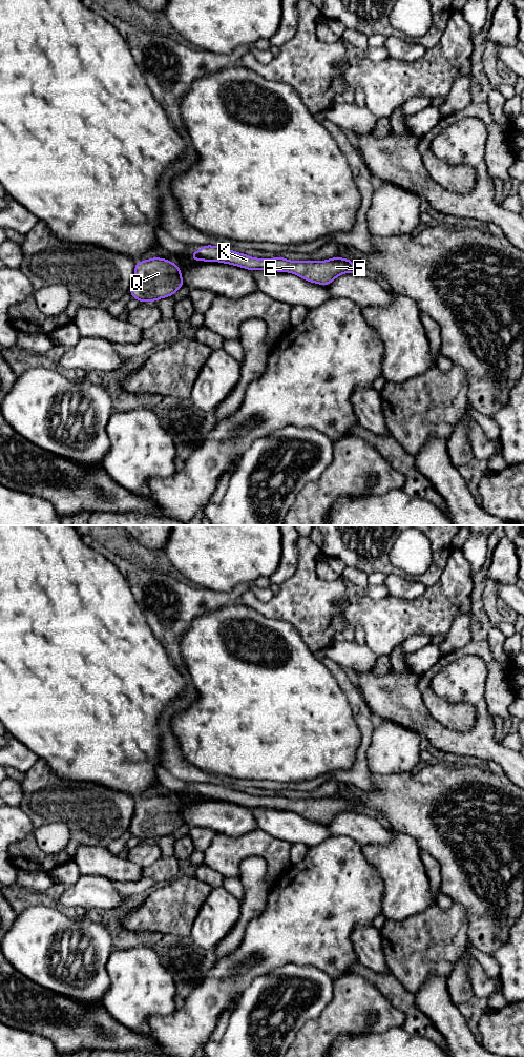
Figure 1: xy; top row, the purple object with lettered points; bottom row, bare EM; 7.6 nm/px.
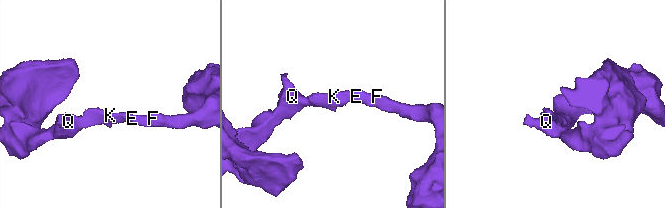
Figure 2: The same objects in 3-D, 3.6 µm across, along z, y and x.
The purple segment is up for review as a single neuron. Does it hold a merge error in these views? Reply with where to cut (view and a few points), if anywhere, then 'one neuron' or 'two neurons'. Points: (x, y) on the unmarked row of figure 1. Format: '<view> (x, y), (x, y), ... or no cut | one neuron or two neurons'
no cut | one neuron

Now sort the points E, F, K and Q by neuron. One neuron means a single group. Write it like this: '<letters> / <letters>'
E F K Q

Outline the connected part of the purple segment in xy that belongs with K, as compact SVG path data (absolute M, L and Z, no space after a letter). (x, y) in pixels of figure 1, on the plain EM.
M203 783L201 788L194 788L190 796L191 799L224 801L240 805L250 809L269 808L275 810L292 811L301 815L305 818L322 824L330 823L335 816L344 811L357 811L356 807L353 804L354 802L357 804L357 802L349 795L347 797L343 797L341 794L335 794L333 796L323 799L291 799L278 793L274 796L263 796L263 795L256 796L256 795L251 795L245 791L239 791L230 788L224 784L213 784L213 783Z

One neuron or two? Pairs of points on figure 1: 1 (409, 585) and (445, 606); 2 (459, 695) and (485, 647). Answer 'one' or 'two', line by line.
1: two
2: two

